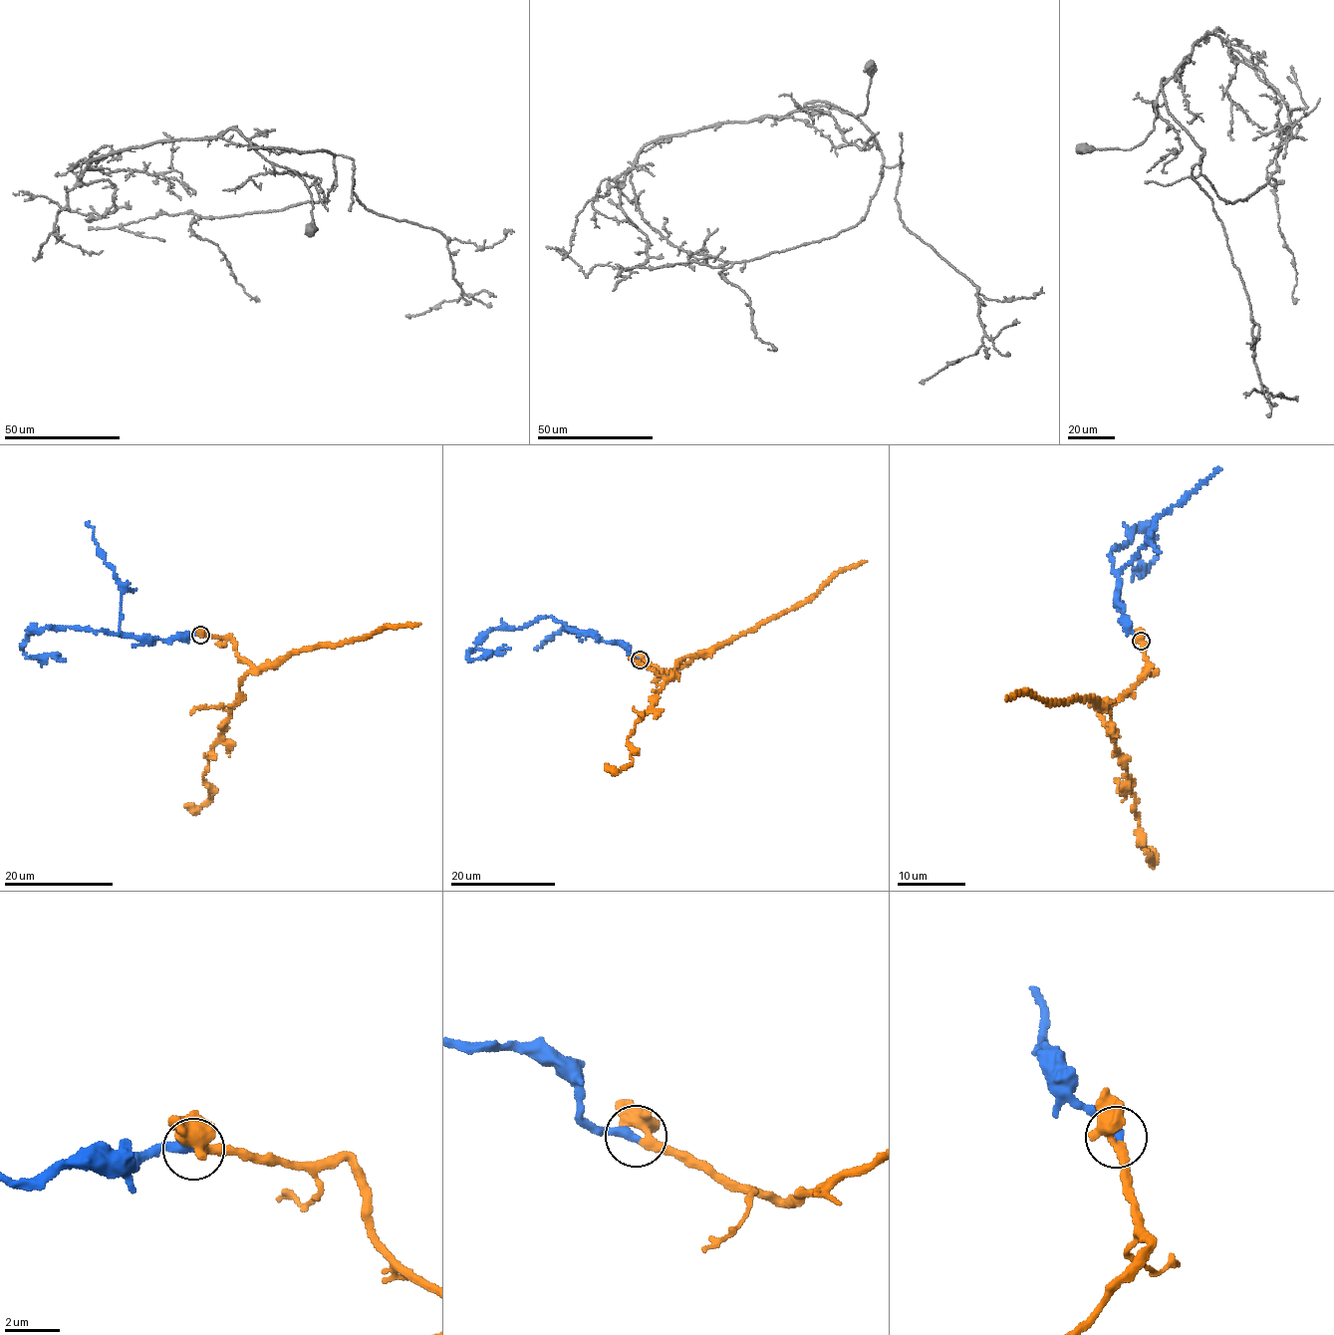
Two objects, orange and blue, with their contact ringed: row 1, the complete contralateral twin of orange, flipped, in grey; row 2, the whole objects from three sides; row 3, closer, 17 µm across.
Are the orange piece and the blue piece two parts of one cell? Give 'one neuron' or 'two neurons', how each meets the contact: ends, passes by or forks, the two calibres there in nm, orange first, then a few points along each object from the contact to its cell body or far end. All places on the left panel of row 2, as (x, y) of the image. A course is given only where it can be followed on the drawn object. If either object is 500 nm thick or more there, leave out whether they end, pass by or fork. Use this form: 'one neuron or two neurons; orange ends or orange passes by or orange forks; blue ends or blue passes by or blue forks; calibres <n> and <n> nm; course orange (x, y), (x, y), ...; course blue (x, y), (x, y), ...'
one neuron; orange forks; blue ends; calibres 240 and 360 nm; course orange (201, 635), (230, 637), (259, 670), (242, 679), (207, 757), (211, 798), (185, 805); course blue (199, 635), (155, 640), (69, 628), (44, 628), (28, 633), (23, 645), (28, 657), (50, 655), (65, 661)

